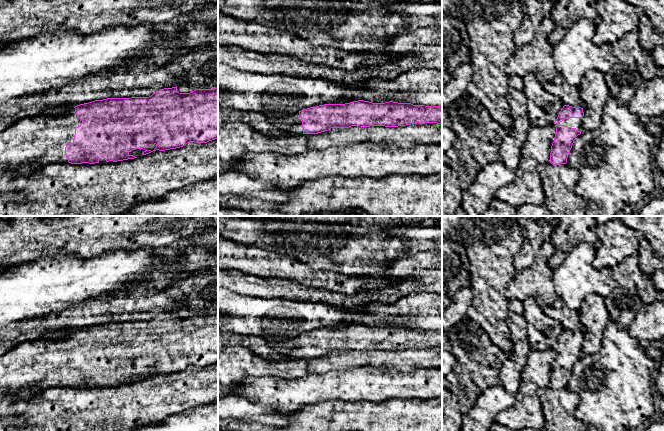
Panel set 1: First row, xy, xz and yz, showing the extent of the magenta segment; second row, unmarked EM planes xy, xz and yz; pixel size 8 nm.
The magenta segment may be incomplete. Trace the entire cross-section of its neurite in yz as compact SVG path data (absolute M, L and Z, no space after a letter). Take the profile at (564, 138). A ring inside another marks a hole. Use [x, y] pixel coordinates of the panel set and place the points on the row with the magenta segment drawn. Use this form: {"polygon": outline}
{"polygon": "M564 105L554 122L556 134L551 146L550 163L561 165L567 163L574 140L583 131L583 108Z"}

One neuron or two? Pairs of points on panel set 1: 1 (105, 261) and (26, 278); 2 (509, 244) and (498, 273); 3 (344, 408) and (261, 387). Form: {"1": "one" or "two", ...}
{"1": "one", "2": "one", "3": "two"}

